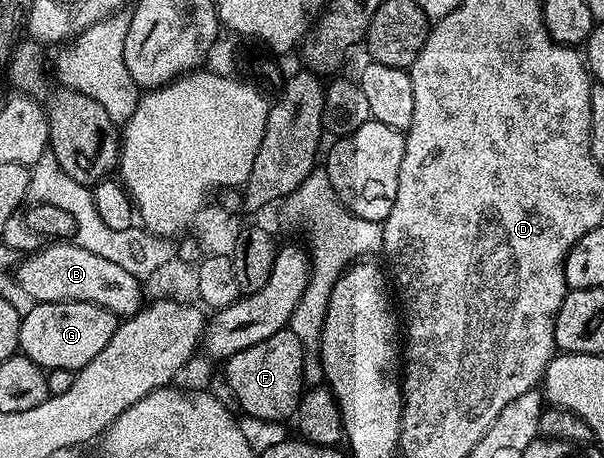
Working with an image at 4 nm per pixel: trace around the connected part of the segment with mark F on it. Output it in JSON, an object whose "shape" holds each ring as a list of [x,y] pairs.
{"shape":[[[284,329],[273,333],[273,337],[265,337],[265,341],[257,341],[257,345],[249,345],[249,349],[241,349],[241,353],[233,353],[233,357],[225,360],[225,378],[231,387],[233,399],[239,402],[243,415],[252,415],[264,421],[283,423],[296,414],[299,401],[304,395],[303,382],[303,346],[297,341],[297,333]]]}

